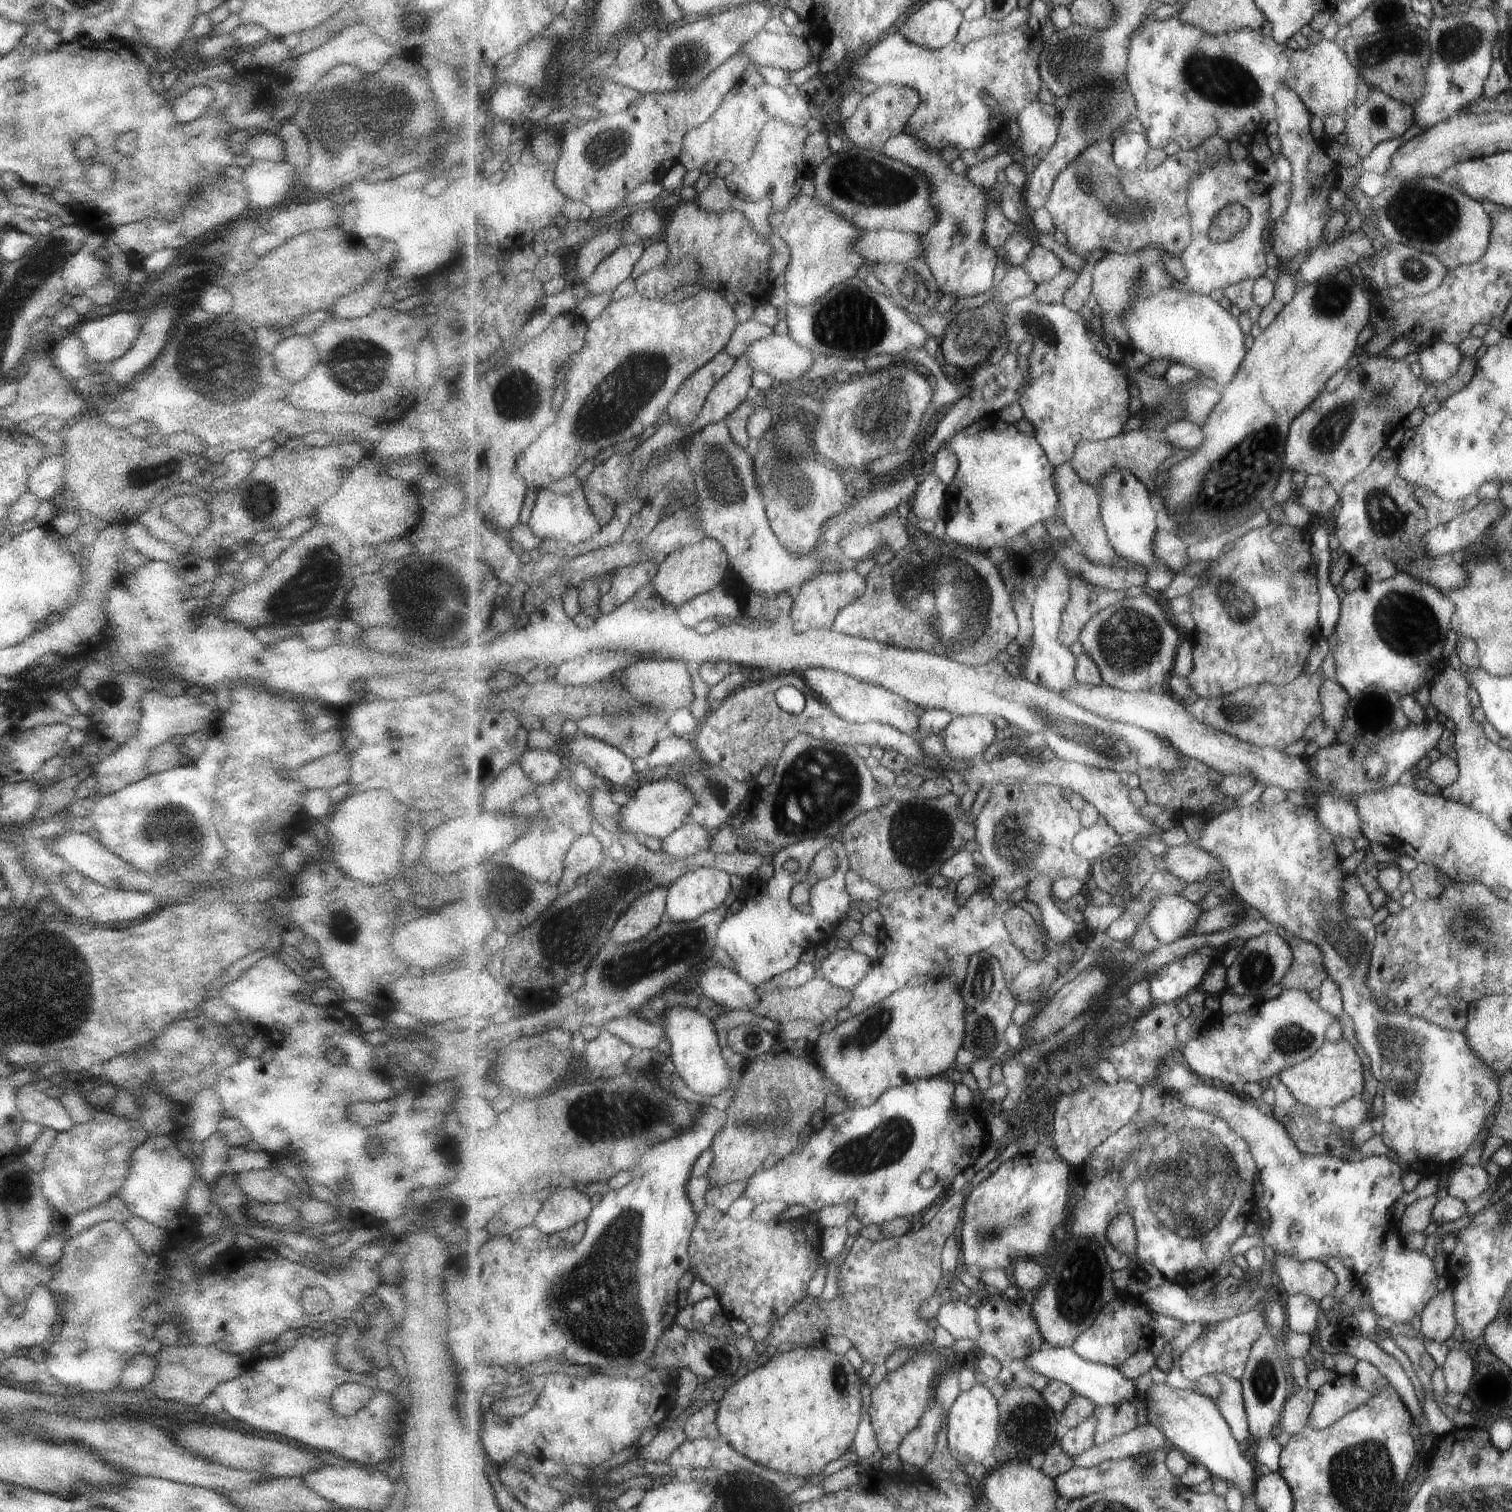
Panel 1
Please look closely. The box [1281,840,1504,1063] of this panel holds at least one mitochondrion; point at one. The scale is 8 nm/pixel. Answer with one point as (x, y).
(1455, 935)

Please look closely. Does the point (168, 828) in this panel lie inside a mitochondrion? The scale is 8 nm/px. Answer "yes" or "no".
yes

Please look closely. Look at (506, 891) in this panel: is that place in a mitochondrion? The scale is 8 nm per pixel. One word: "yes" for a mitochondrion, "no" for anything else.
yes

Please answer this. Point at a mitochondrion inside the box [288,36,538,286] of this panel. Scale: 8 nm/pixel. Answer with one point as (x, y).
(351, 112)

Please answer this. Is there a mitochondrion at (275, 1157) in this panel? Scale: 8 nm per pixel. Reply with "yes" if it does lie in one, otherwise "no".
no

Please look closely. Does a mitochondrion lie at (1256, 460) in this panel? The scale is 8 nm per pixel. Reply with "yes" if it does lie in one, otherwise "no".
yes

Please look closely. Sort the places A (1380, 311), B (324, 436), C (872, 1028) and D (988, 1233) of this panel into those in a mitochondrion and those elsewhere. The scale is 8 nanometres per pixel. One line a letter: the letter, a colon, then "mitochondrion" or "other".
A: other
B: other
C: mitochondrion
D: mitochondrion

